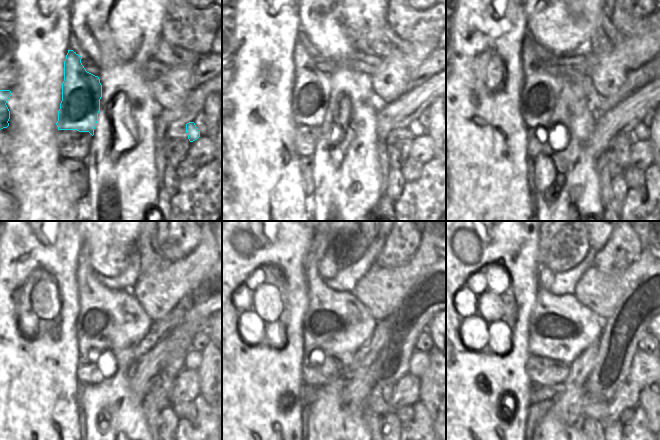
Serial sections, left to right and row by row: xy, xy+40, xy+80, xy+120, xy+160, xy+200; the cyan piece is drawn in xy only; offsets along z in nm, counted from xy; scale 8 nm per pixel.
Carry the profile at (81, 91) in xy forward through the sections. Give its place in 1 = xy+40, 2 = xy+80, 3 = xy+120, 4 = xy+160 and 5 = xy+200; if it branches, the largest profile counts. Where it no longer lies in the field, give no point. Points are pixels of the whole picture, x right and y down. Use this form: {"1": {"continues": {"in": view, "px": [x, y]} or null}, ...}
{"1": {"continues": {"in": "xy+40", "px": [311, 93]}}, "2": {"continues": {"in": "xy+80", "px": [542, 103]}}, "3": {"continues": {"in": "xy+120", "px": [108, 320]}}, "4": {"continues": {"in": "xy+160", "px": [336, 324]}}, "5": {"continues": {"in": "xy+200", "px": [561, 328]}}}

